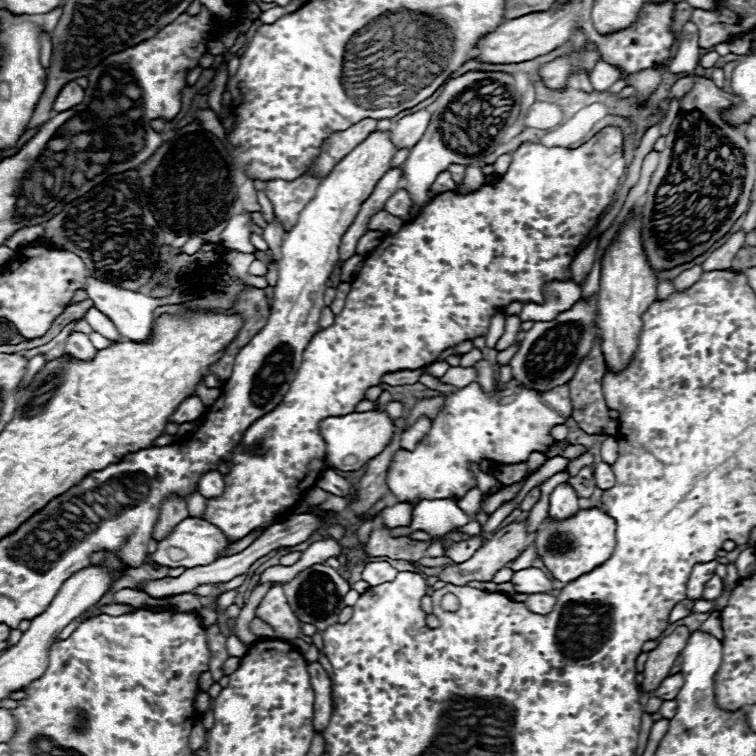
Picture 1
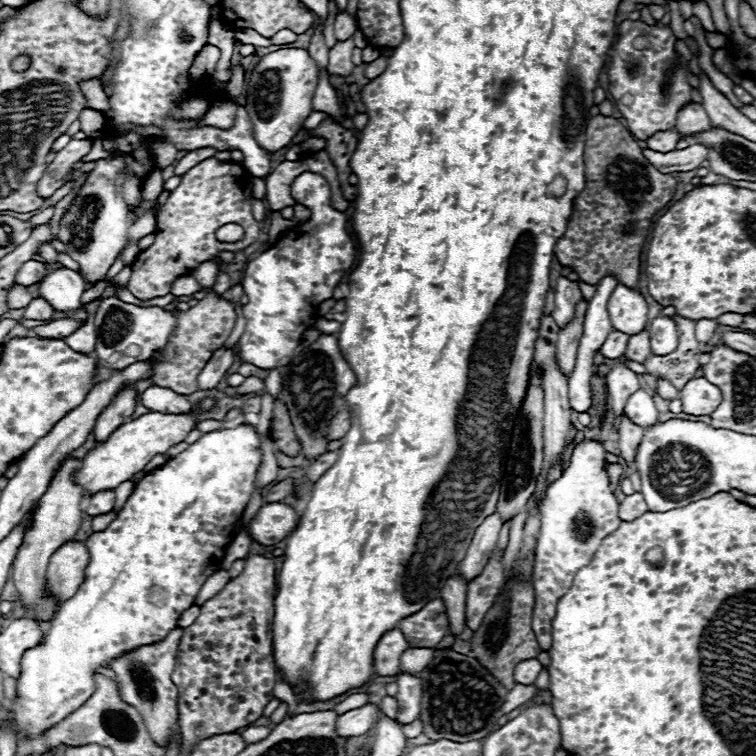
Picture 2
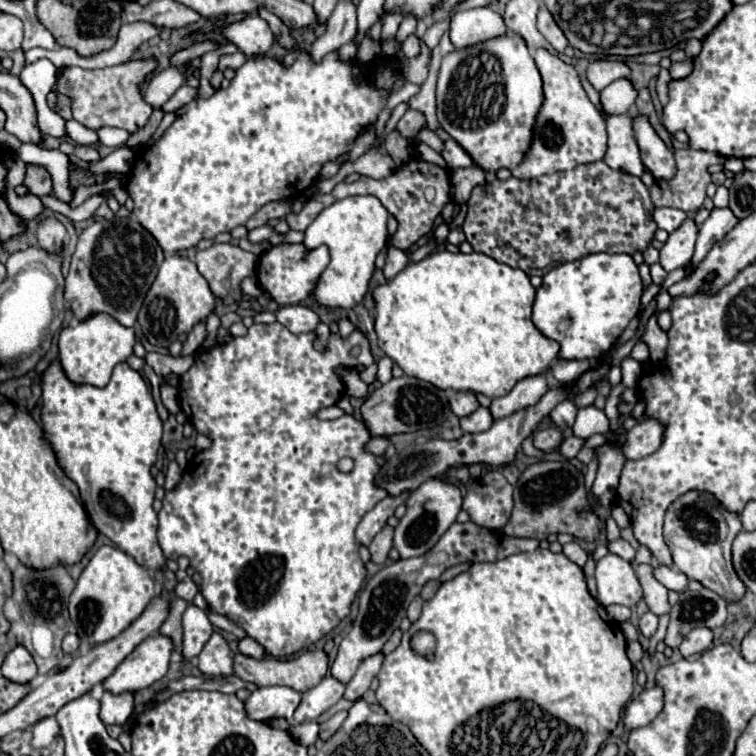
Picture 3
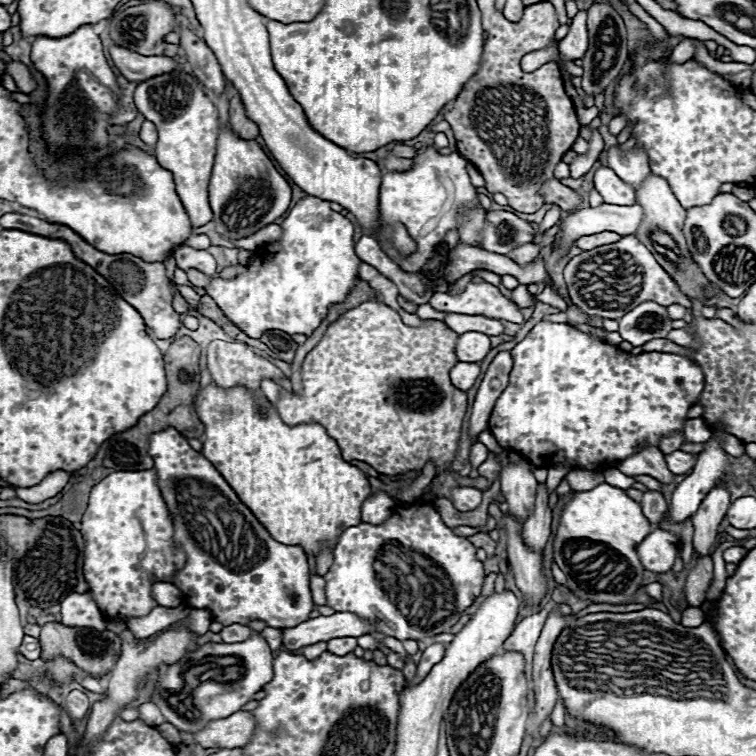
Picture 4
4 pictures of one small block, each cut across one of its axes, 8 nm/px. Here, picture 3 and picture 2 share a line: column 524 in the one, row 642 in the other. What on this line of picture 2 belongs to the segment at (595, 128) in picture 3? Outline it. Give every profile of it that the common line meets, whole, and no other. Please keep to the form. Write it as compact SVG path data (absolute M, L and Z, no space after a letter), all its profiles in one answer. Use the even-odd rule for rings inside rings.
M174 628L172 632L166 634L164 640L124 652L122 656L114 658L108 666L114 672L114 682L118 686L120 698L138 710L138 714L144 718L144 724L146 724L152 740L158 746L164 746L174 738L178 742L178 746L182 748L182 732L178 726L176 686L172 682L174 656L176 656L176 648L180 644L180 636L182 636L182 628Z

